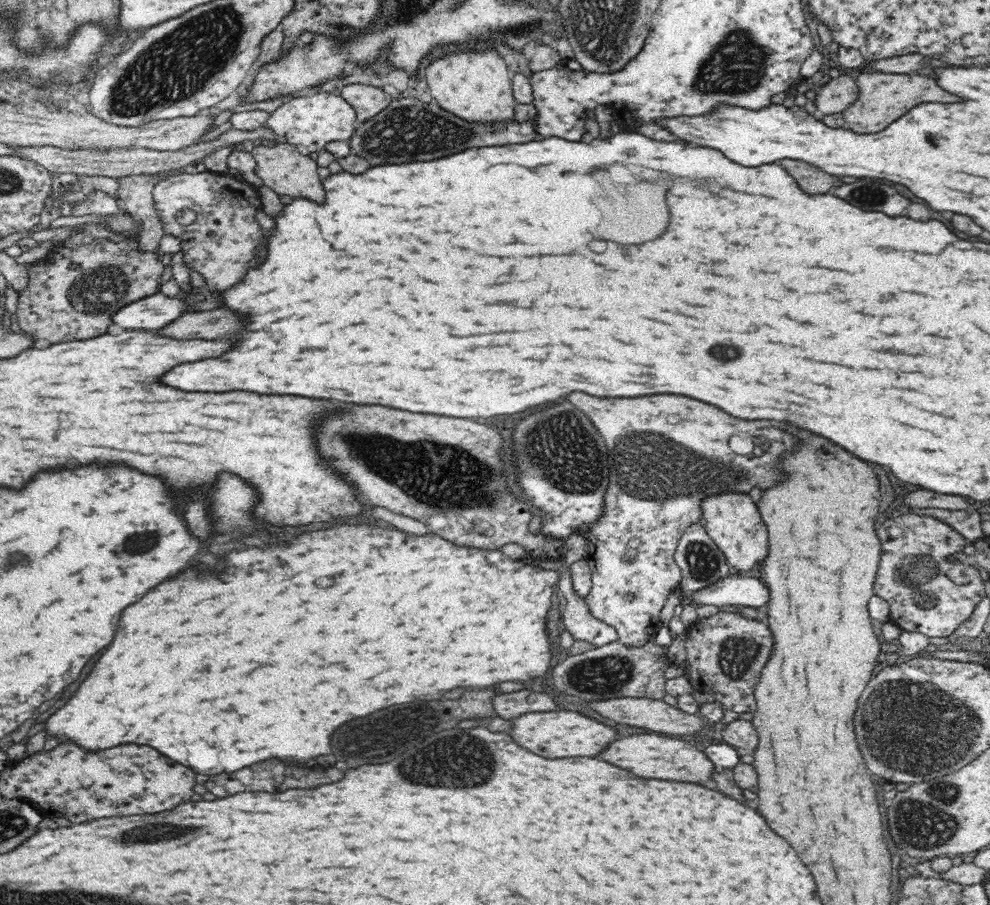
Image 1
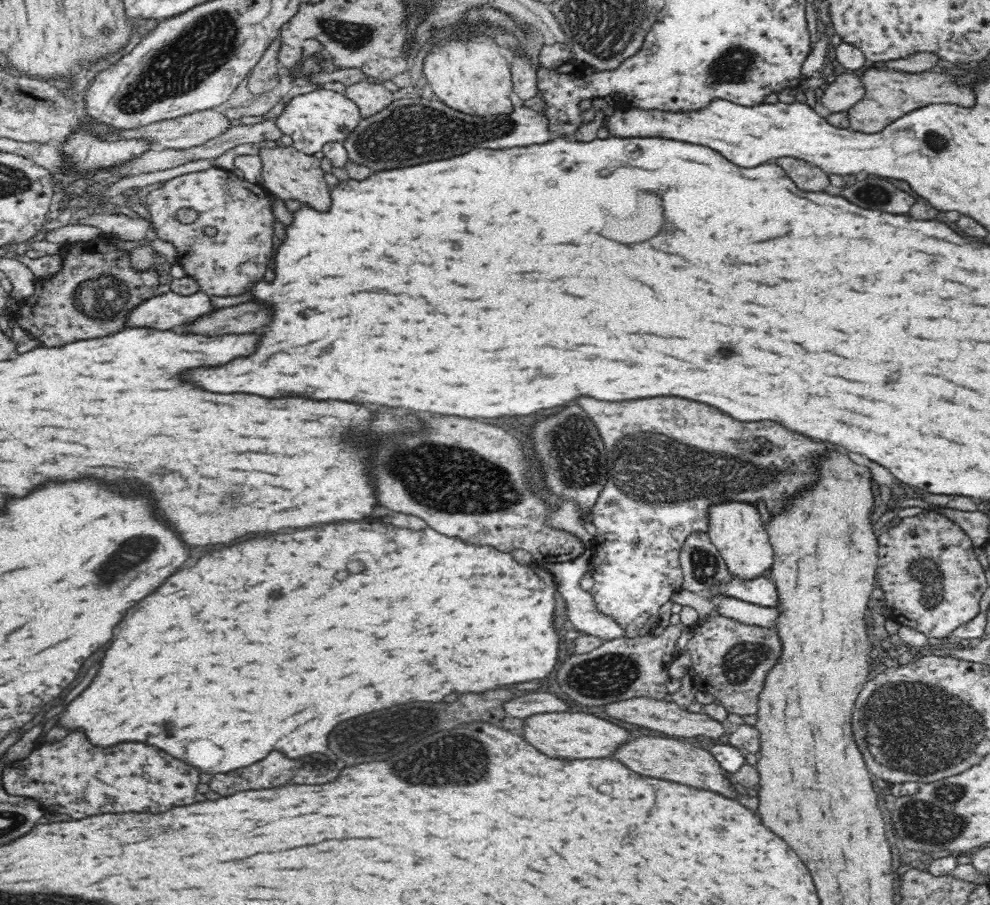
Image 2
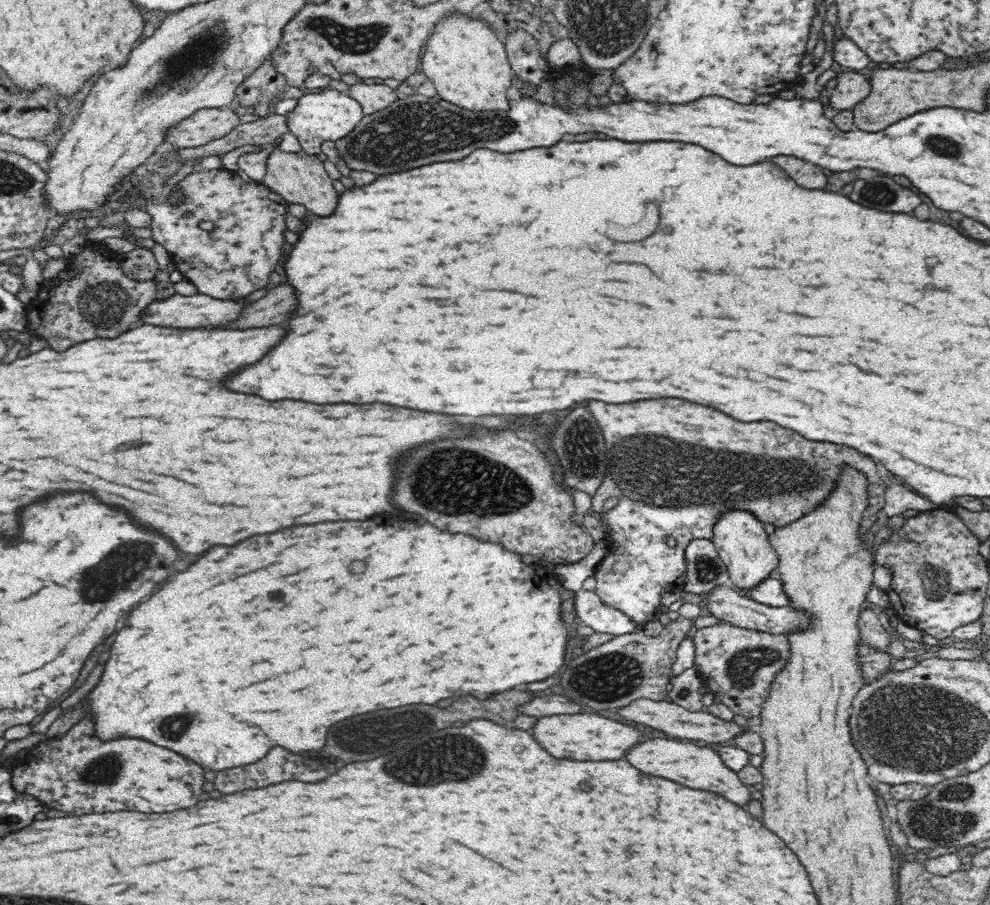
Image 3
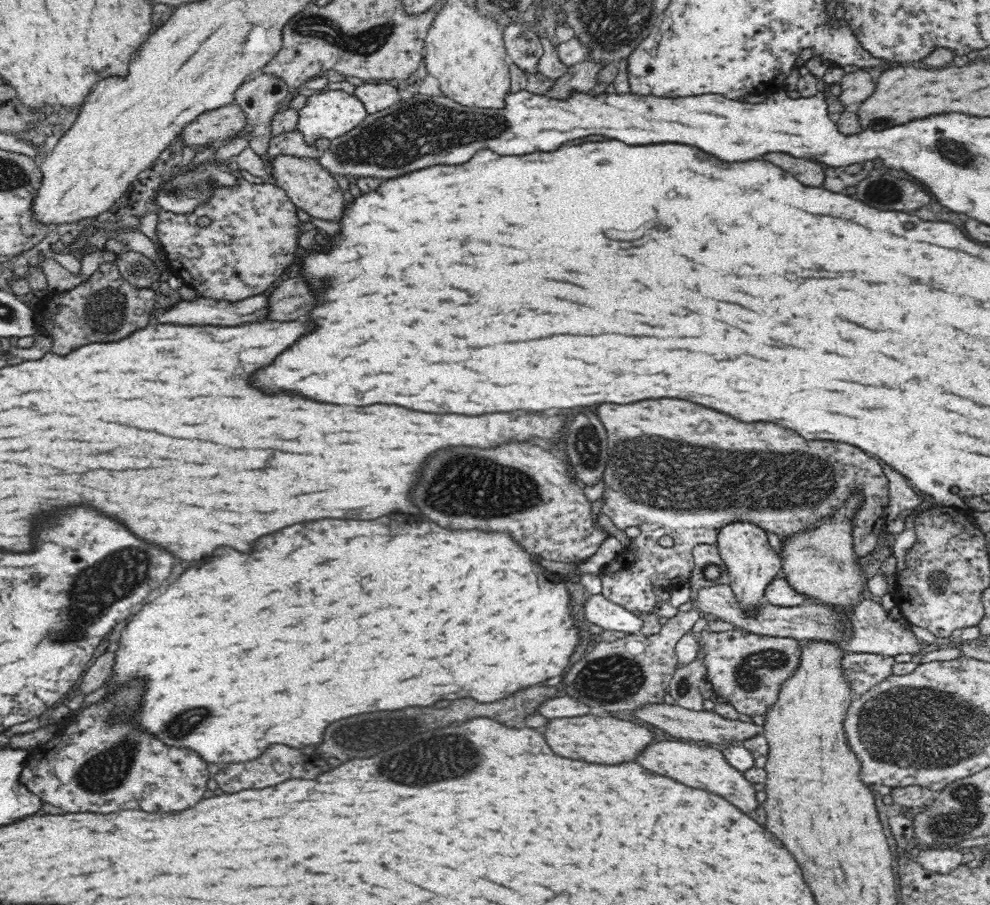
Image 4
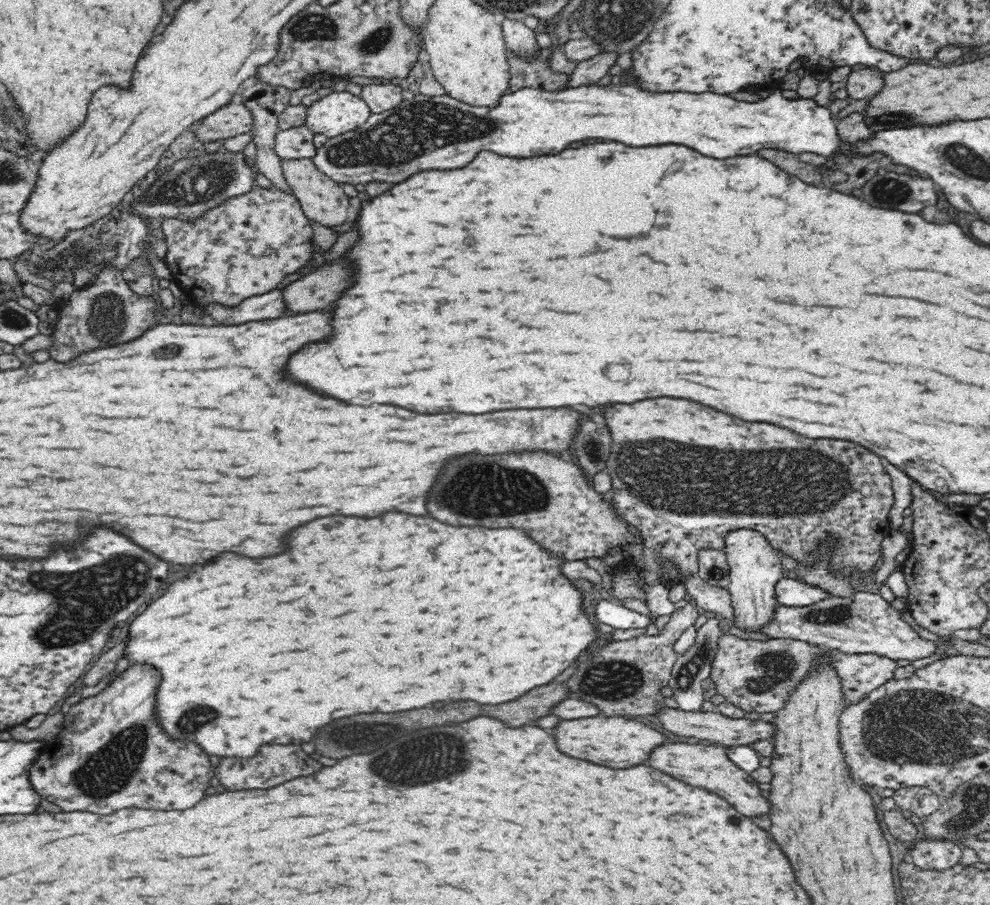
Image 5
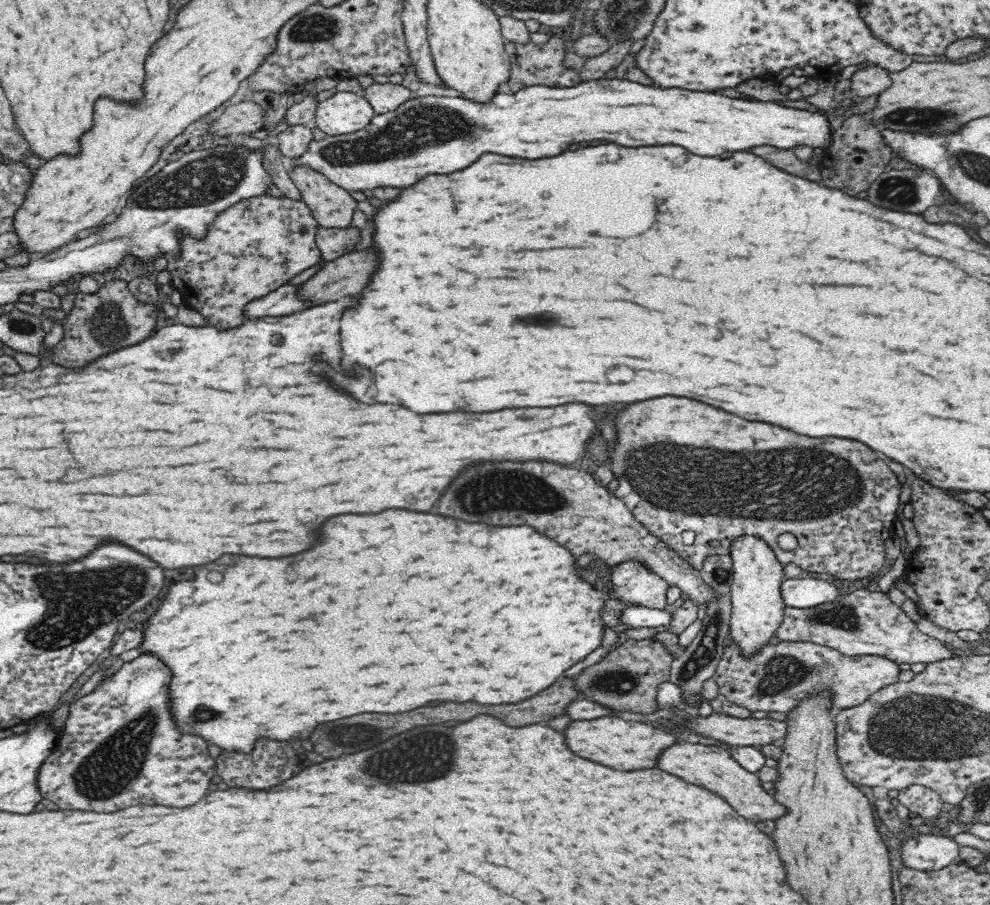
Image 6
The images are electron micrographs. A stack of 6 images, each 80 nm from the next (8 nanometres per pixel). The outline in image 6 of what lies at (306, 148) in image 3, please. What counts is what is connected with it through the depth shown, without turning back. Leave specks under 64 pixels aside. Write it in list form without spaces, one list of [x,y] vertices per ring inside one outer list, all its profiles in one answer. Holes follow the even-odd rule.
[[[337,92],[316,106],[314,128],[327,136],[346,135],[366,127],[374,115],[374,109],[359,92]]]

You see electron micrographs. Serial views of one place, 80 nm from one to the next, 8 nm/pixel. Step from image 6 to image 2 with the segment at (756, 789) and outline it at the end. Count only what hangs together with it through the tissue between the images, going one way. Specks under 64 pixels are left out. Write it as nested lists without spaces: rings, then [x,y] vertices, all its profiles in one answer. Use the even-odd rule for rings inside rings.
[[[640,736],[636,740],[630,740],[630,742],[622,744],[614,752],[614,758],[620,760],[630,770],[642,774],[642,776],[672,780],[672,782],[680,782],[680,784],[686,784],[686,786],[712,790],[712,792],[722,794],[726,798],[736,798],[736,792],[732,788],[732,783],[724,777],[724,770],[720,767],[720,763],[703,746],[698,747],[690,744],[690,742],[685,742],[684,740],[681,742],[671,737]]]

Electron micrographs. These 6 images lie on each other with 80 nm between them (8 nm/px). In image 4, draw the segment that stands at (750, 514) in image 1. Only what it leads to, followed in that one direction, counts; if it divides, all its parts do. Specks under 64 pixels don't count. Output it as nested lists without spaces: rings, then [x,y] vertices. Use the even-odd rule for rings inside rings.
[[[732,520],[718,530],[716,538],[718,553],[720,553],[729,574],[729,585],[734,591],[740,607],[748,609],[748,611],[756,611],[757,607],[767,604],[766,599],[762,597],[764,588],[782,570],[780,555],[770,546],[766,534],[767,532],[757,524]]]

